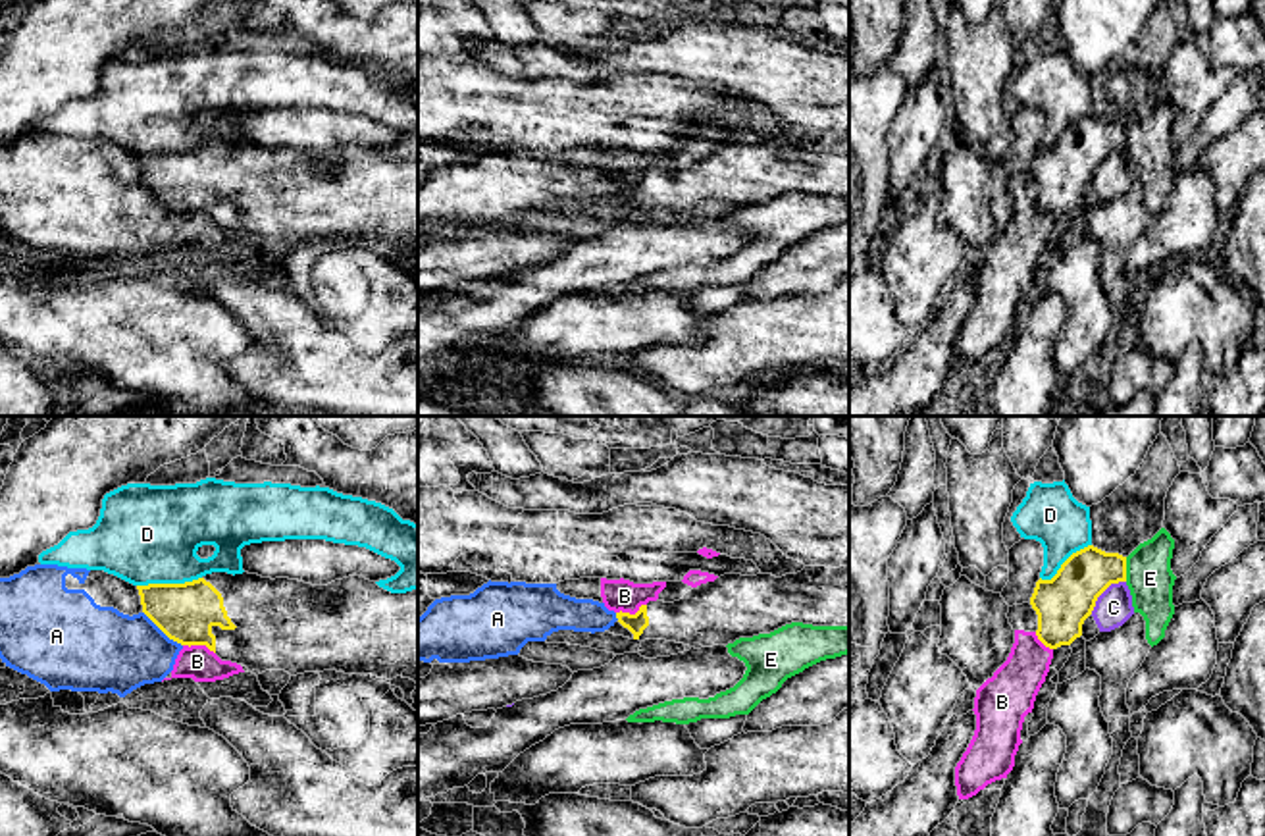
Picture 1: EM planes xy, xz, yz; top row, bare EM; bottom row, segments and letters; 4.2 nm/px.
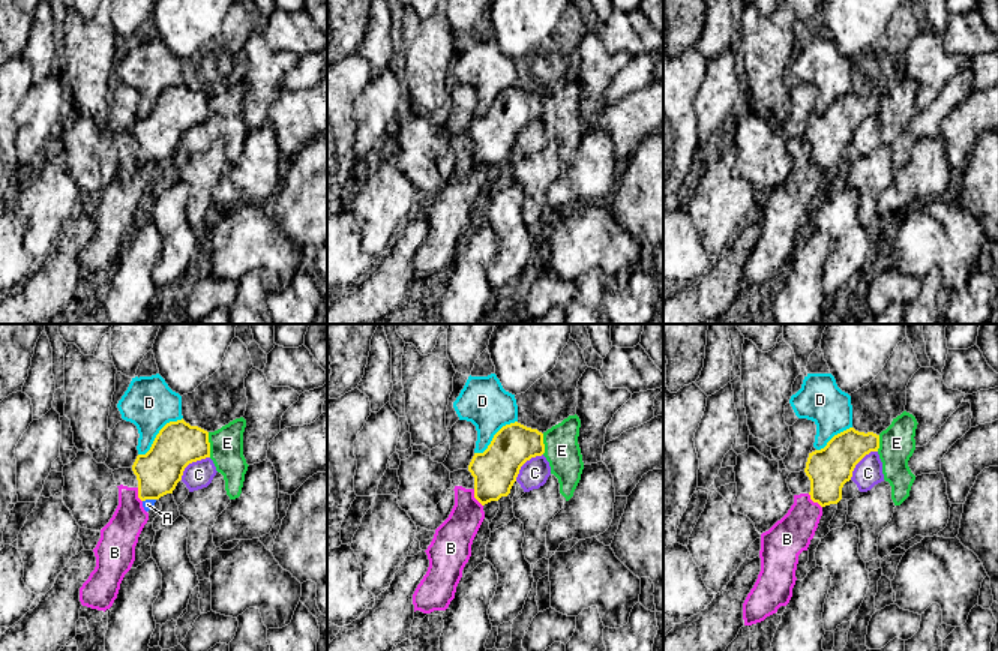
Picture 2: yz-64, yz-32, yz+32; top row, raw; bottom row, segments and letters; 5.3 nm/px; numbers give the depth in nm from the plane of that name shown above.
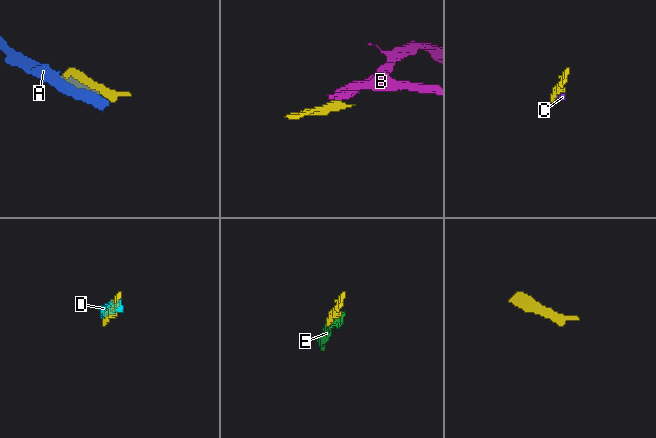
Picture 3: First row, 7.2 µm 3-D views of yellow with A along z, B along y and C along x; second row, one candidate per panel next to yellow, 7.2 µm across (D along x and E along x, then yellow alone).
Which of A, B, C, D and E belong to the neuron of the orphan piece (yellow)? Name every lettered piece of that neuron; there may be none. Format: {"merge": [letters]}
{"merge": []}

